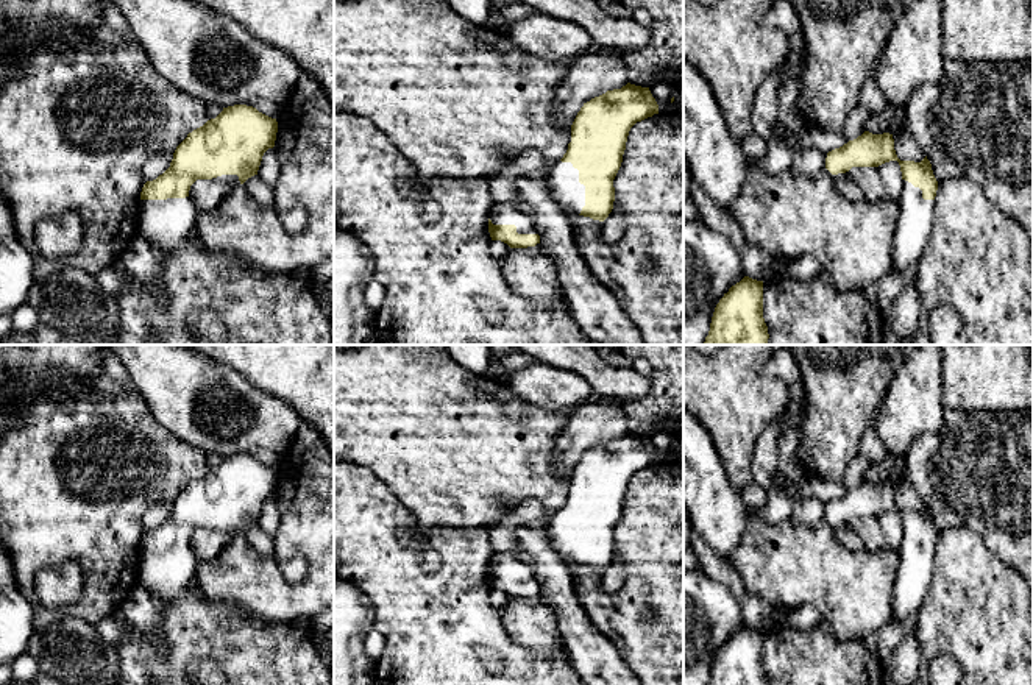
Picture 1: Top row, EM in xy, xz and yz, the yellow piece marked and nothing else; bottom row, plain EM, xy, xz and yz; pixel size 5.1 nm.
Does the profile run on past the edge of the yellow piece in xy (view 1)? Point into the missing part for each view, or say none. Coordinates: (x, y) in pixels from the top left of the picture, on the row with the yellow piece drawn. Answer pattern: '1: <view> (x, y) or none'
1: xy (166, 223)

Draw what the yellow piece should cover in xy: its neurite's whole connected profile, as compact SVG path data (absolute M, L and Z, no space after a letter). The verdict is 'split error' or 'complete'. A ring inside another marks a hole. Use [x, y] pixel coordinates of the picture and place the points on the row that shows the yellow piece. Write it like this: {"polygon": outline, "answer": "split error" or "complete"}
{"polygon": "M234 105L223 108L203 126L193 130L176 147L170 167L140 192L137 234L161 254L175 251L192 232L197 209L189 197L197 179L212 179L228 186L243 184L257 175L264 153L275 147L278 122L253 106Z", "answer": "split error"}

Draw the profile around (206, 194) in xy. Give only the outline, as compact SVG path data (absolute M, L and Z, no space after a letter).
M197 179L189 190L189 197L193 201L197 212L211 212L214 211L231 186L212 181L212 179Z

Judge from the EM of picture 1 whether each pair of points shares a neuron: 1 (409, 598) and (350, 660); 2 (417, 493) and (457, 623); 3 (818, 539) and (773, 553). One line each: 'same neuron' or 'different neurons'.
1: different neurons
2: different neurons
3: same neuron

